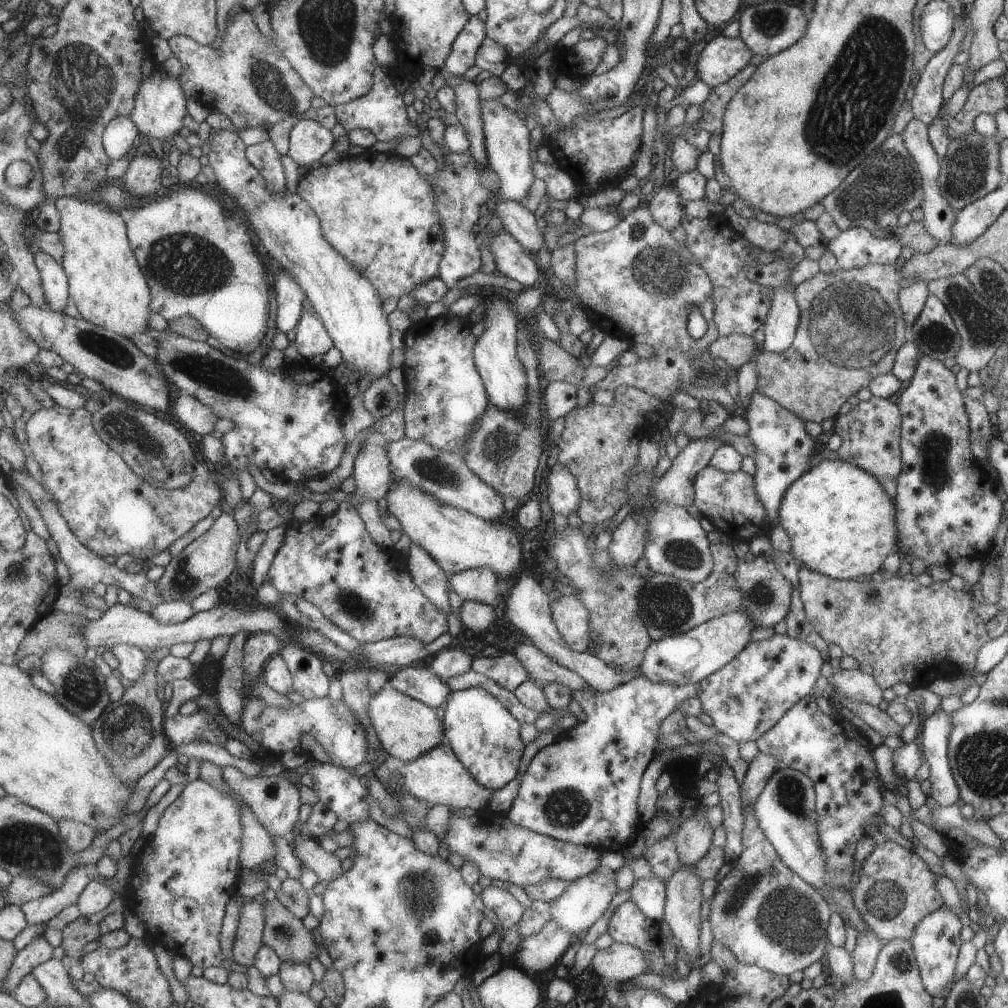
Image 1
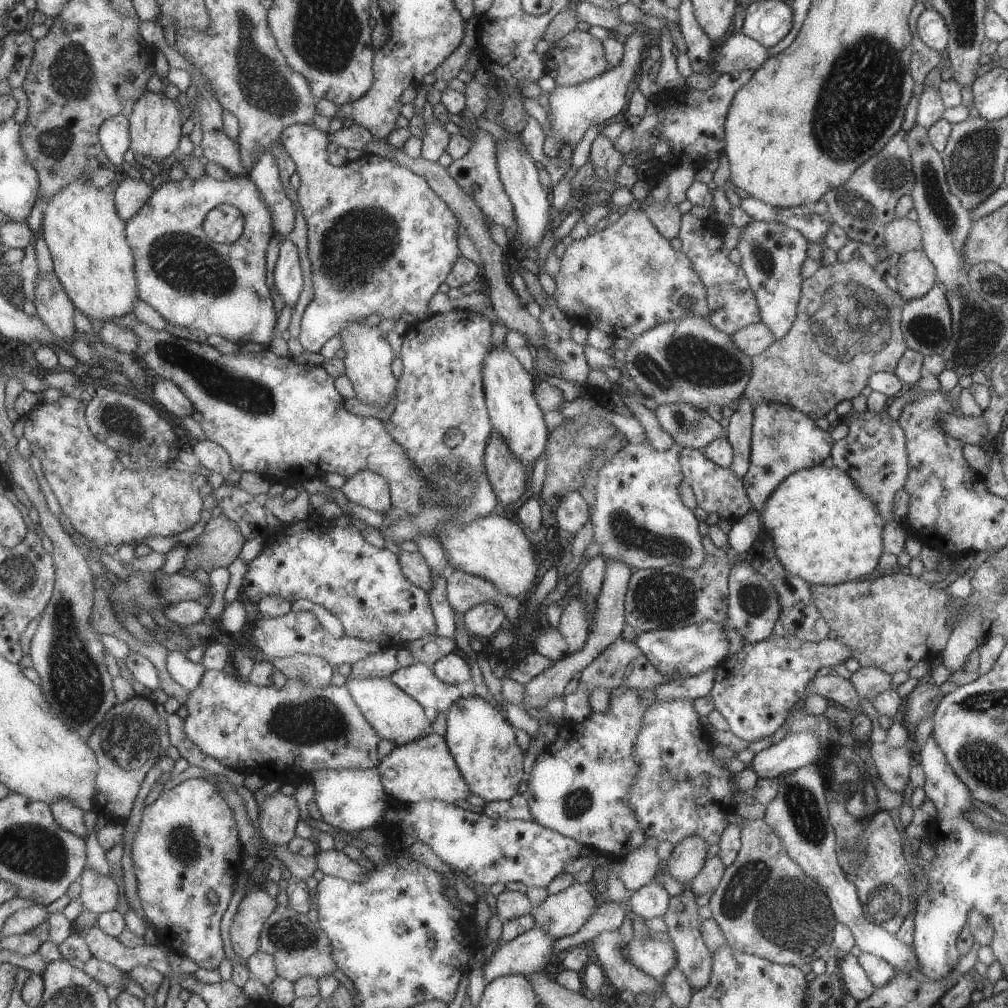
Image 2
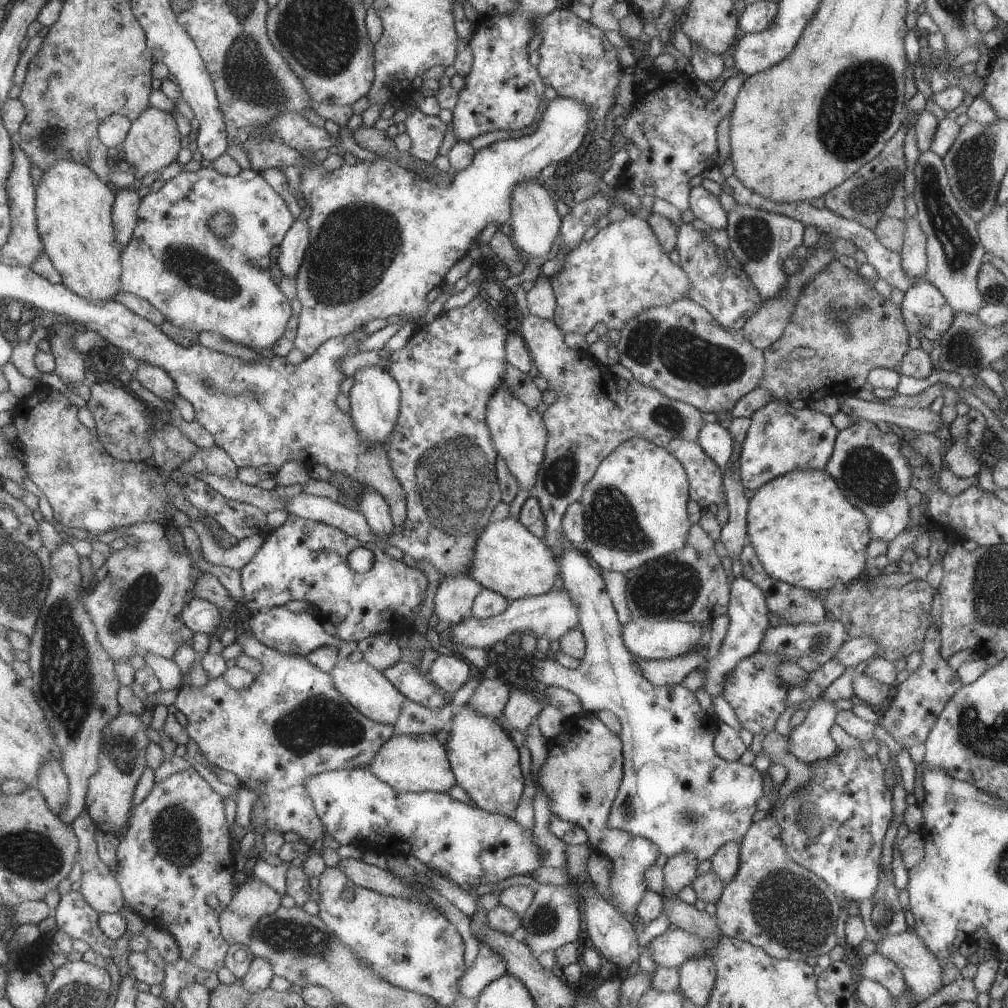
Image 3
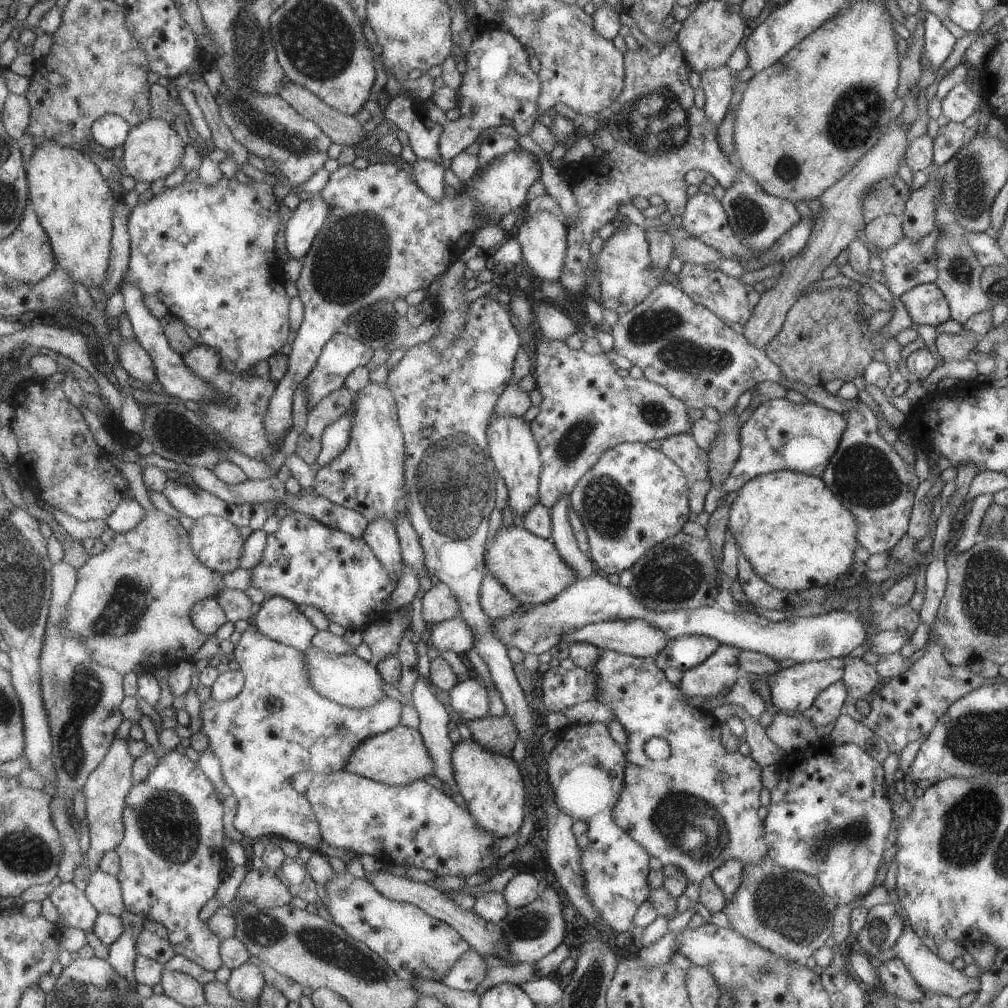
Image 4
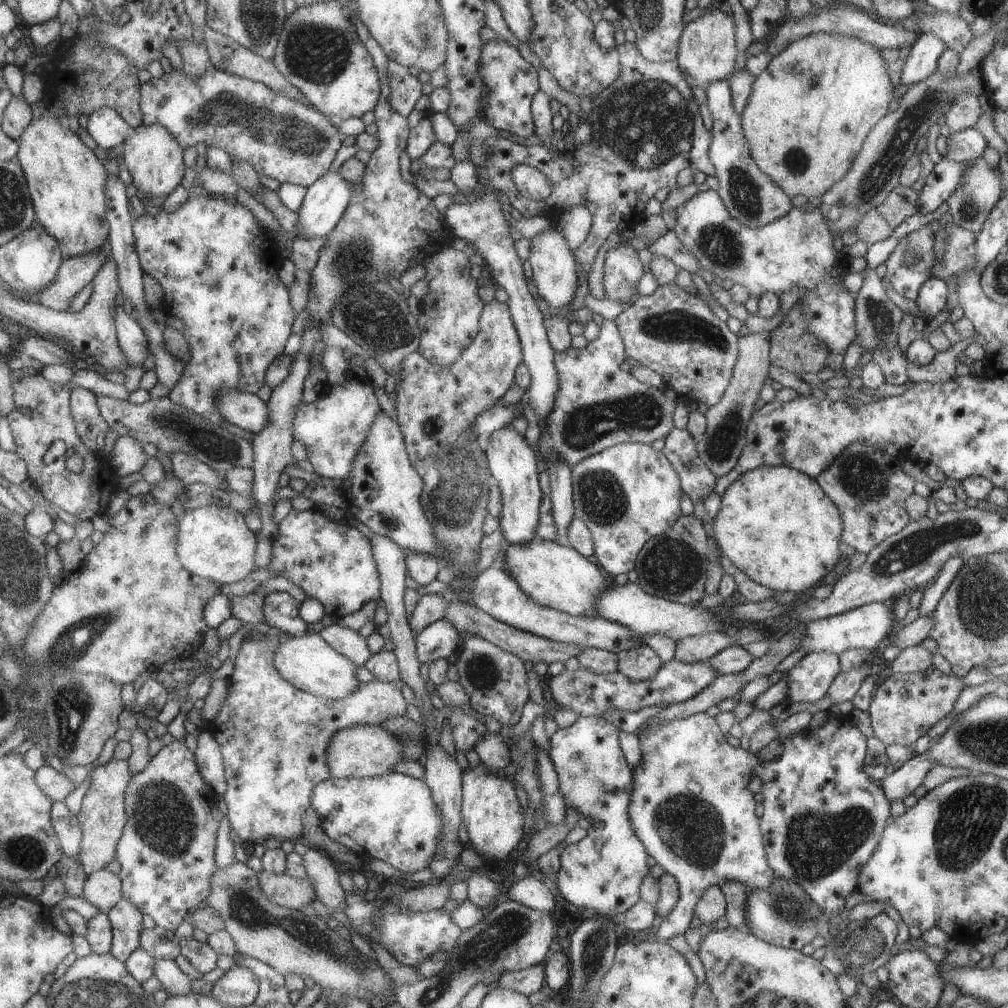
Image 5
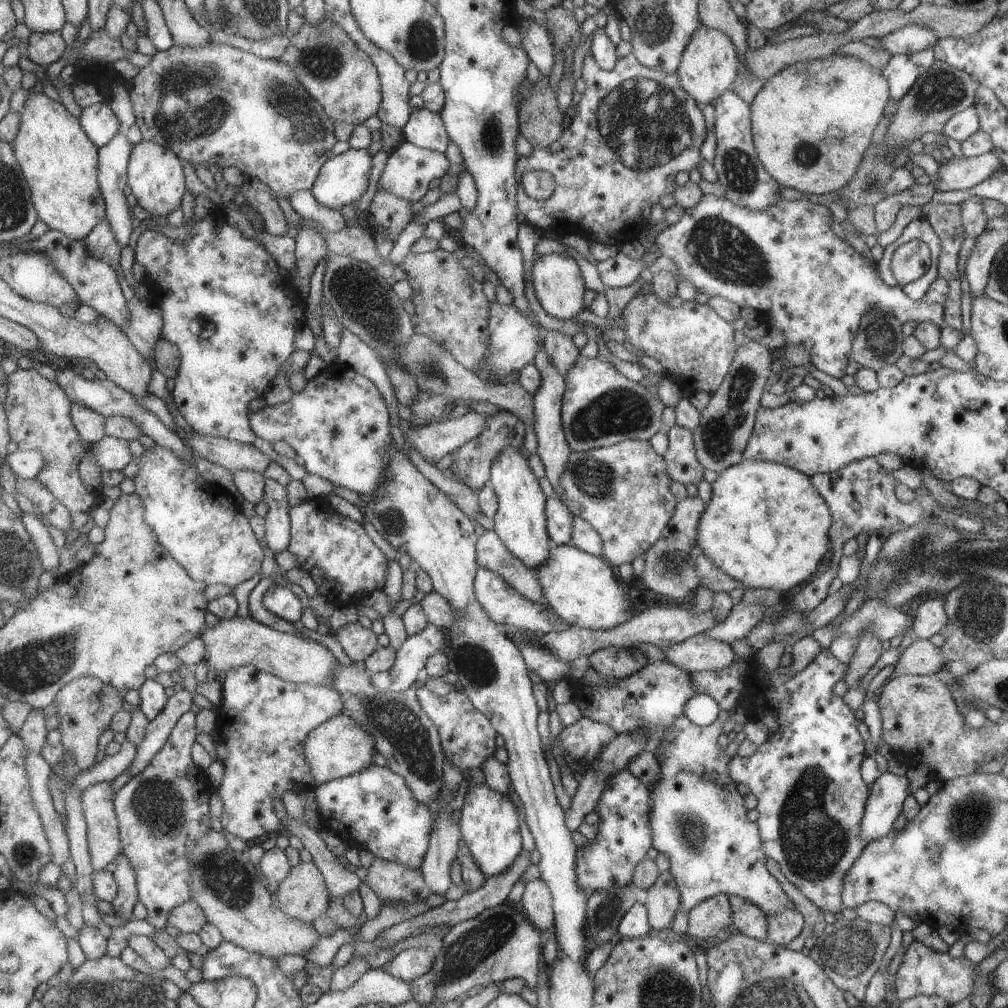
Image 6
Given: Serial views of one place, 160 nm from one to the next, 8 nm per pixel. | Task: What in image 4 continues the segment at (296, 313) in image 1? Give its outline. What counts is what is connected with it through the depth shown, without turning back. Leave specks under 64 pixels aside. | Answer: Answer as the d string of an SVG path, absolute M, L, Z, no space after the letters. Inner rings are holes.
M318 193L302 196L284 230L285 248L291 259L301 259L328 216L328 206Z

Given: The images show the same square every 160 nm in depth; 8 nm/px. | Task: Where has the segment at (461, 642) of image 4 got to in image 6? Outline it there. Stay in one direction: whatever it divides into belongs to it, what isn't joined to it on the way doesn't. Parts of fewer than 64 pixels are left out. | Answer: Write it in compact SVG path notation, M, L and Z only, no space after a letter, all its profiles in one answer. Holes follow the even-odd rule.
M434 624L421 632L408 635L395 651L394 663L378 673L370 673L371 684L384 693L400 693L407 690L417 678L417 672L425 666L426 660L444 646L444 632ZM241 665L237 668L232 668L232 670L227 671L221 686L222 701L215 717L215 730L216 734L219 736L218 740L225 745L227 750L227 757L221 762L224 773L222 779L220 780L220 785L217 788L223 807L222 815L219 818L222 829L229 832L229 834L232 834L233 836L237 836L237 838L240 838L243 842L247 842L247 840L253 840L253 838L261 834L270 834L270 836L277 836L279 834L286 835L286 828L274 816L273 800L275 800L275 798L280 799L281 795L285 794L285 792L295 793L295 790L301 790L301 788L308 791L314 790L315 786L313 777L310 775L309 767L307 766L304 756L302 755L302 744L305 740L305 737L316 726L323 724L330 718L336 717L338 714L345 713L345 710L343 710L342 706L340 692L337 692L337 690L335 690L332 686L322 687L321 685L306 685L305 683L291 683L289 681L284 681L275 675L255 668L253 665Z

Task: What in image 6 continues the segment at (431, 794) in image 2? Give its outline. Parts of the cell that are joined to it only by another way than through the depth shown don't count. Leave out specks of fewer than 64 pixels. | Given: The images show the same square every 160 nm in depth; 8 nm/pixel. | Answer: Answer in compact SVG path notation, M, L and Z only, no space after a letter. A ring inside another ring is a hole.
M346 713L338 714L311 730L303 741L302 755L313 777L314 786L359 772L371 765L371 756L375 750L369 734Z

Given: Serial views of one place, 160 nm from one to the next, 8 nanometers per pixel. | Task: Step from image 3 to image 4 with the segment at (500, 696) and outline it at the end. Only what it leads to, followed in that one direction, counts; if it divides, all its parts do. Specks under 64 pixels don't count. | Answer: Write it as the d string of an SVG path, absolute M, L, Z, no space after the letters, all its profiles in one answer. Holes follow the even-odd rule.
M474 675L455 683L448 690L451 708L466 721L482 719L489 712L489 698L484 684Z

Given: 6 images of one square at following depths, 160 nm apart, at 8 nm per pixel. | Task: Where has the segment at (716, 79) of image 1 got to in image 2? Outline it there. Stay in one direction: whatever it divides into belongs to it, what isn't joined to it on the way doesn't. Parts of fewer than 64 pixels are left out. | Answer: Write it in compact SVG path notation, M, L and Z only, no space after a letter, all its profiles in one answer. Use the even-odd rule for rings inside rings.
M735 33L723 40L721 46L715 50L713 56L713 70L720 73L720 75L729 74L733 71L744 71L759 68L764 60L767 58L767 48L761 46L756 40L746 37L744 34Z

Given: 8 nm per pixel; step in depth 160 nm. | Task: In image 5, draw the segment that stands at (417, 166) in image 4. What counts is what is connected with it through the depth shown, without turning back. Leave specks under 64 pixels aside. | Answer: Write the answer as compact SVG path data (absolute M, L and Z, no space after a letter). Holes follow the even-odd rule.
M487 191L477 197L474 203L455 203L449 205L443 212L451 234L467 240L474 251L477 251L487 264L486 269L490 272L491 282L494 287L505 290L508 296L508 306L511 320L518 334L520 347L522 348L522 361L530 374L530 385L527 394L529 400L538 414L540 420L539 432L544 433L544 420L552 409L554 396L557 390L557 373L553 364L554 350L551 348L543 326L544 317L535 305L531 294L525 285L526 276L523 274L522 261L519 260L513 249L513 239L509 236L509 224L505 221L498 197Z

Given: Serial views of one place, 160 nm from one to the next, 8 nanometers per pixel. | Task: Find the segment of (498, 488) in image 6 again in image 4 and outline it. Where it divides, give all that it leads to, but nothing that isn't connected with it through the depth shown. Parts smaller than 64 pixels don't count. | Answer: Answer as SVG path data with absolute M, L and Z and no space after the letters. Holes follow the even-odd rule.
M494 415L486 428L489 456L494 462L499 478L504 480L508 490L508 505L518 523L527 510L538 501L538 478L540 475L540 454L533 438L530 422L523 417Z

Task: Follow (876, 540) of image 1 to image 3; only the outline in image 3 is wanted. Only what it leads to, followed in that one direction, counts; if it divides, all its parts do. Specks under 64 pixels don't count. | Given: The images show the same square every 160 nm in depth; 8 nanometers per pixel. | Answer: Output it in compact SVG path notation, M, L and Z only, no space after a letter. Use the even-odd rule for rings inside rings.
M797 468L761 485L748 502L746 534L762 567L773 579L813 592L835 589L864 572L865 547L872 538L865 515L850 504L824 468Z

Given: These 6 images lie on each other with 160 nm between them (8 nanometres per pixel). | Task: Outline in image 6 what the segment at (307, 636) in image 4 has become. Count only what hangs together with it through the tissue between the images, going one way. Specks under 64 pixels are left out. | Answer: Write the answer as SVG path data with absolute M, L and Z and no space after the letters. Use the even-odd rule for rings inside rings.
M271 585L264 592L262 603L276 617L291 624L299 624L299 617L303 612L302 604L287 587Z

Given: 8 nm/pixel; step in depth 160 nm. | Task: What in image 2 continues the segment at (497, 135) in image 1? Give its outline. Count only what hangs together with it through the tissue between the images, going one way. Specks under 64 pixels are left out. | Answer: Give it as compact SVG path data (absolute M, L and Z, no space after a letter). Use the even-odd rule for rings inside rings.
M520 133L509 135L504 140L496 140L496 169L505 194L509 197L512 214L516 220L517 236L521 243L536 248L543 234L549 230L554 217L548 189L541 187L537 179L537 168L522 143Z

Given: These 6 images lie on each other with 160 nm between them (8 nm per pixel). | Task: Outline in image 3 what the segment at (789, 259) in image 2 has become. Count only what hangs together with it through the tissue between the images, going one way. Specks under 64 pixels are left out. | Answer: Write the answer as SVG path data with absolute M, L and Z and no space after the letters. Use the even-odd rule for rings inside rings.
M736 204L726 217L728 249L756 288L761 302L771 301L786 287L789 275L784 271L784 262L785 259L791 257L795 248L801 246L801 236L805 227L795 219L745 205Z

